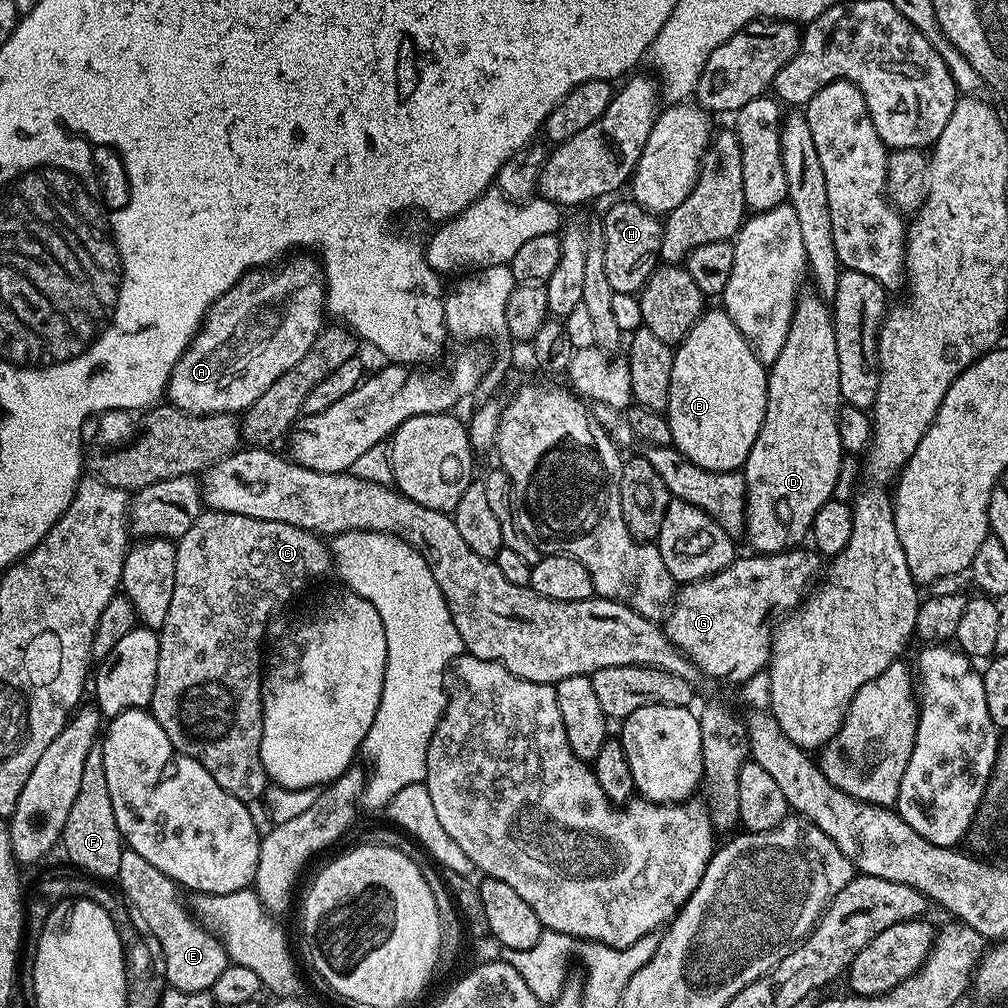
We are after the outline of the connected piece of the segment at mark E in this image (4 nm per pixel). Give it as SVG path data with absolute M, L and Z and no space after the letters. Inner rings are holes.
M125 850L122 854L115 879L120 883L119 891L135 919L146 932L148 927L149 937L152 935L156 939L155 947L162 957L165 981L171 987L187 992L211 990L214 982L218 982L218 974L228 968L230 961L223 942L196 919L186 900L180 897L182 892L176 881L162 874L158 866L150 866L142 854L131 850Z

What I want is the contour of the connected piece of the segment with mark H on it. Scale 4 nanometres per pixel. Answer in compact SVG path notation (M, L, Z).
M625 198L616 204L604 216L604 265L606 279L610 281L613 292L639 293L648 281L649 269L639 268L647 256L655 257L660 250L660 239L664 233L664 225L659 215L648 212L631 199Z

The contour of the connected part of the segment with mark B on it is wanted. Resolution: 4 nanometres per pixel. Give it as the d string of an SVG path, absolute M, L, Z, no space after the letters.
M717 310L717 312L705 311L704 315L696 321L695 326L684 335L684 339L675 345L672 357L674 358L674 366L670 366L670 398L668 399L668 411L666 413L670 434L672 435L672 444L682 454L686 454L686 458L690 458L690 462L698 462L698 466L702 466L706 470L734 472L743 469L746 458L750 454L750 446L754 446L754 438L758 438L758 430L762 430L762 418L766 414L766 394L768 393L766 366L756 357L754 350L746 342L746 338L742 338L738 326L734 326L734 322L729 318L728 313L723 310Z

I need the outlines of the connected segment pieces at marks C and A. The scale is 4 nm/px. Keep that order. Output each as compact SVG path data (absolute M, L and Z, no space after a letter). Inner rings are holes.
M201 511L200 516L186 530L186 534L175 541L176 545L176 569L174 570L174 595L170 598L170 611L166 613L166 622L158 630L160 645L158 646L158 678L154 678L154 694L150 711L153 718L166 730L166 738L176 747L177 752L194 758L226 790L226 794L234 794L234 798L245 802L259 801L264 791L270 786L266 770L262 766L262 649L266 644L266 637L270 632L272 615L283 604L288 604L311 580L320 580L334 568L334 557L331 547L317 533L308 532L305 528L290 526L286 522L274 522L273 520L259 520L233 512Z
M296 254L291 258L285 259L283 263L273 267L271 270L253 270L247 272L236 285L230 290L226 290L226 294L222 294L222 298L218 298L212 303L211 308L208 309L208 315L204 317L203 324L201 324L200 329L196 332L196 336L188 343L188 349L184 351L182 358L178 358L178 362L172 368L172 373L168 379L168 387L166 389L167 403L171 404L174 408L181 408L183 412L189 412L195 416L209 416L215 412L226 412L229 414L243 413L245 408L249 408L254 401L262 398L262 394L266 394L266 390L277 378L282 378L282 374L286 374L286 370L290 370L290 366L297 364L301 360L302 354L306 354L312 349L314 338L318 338L318 334L321 328L325 327L325 324L324 274L321 265L311 255Z

